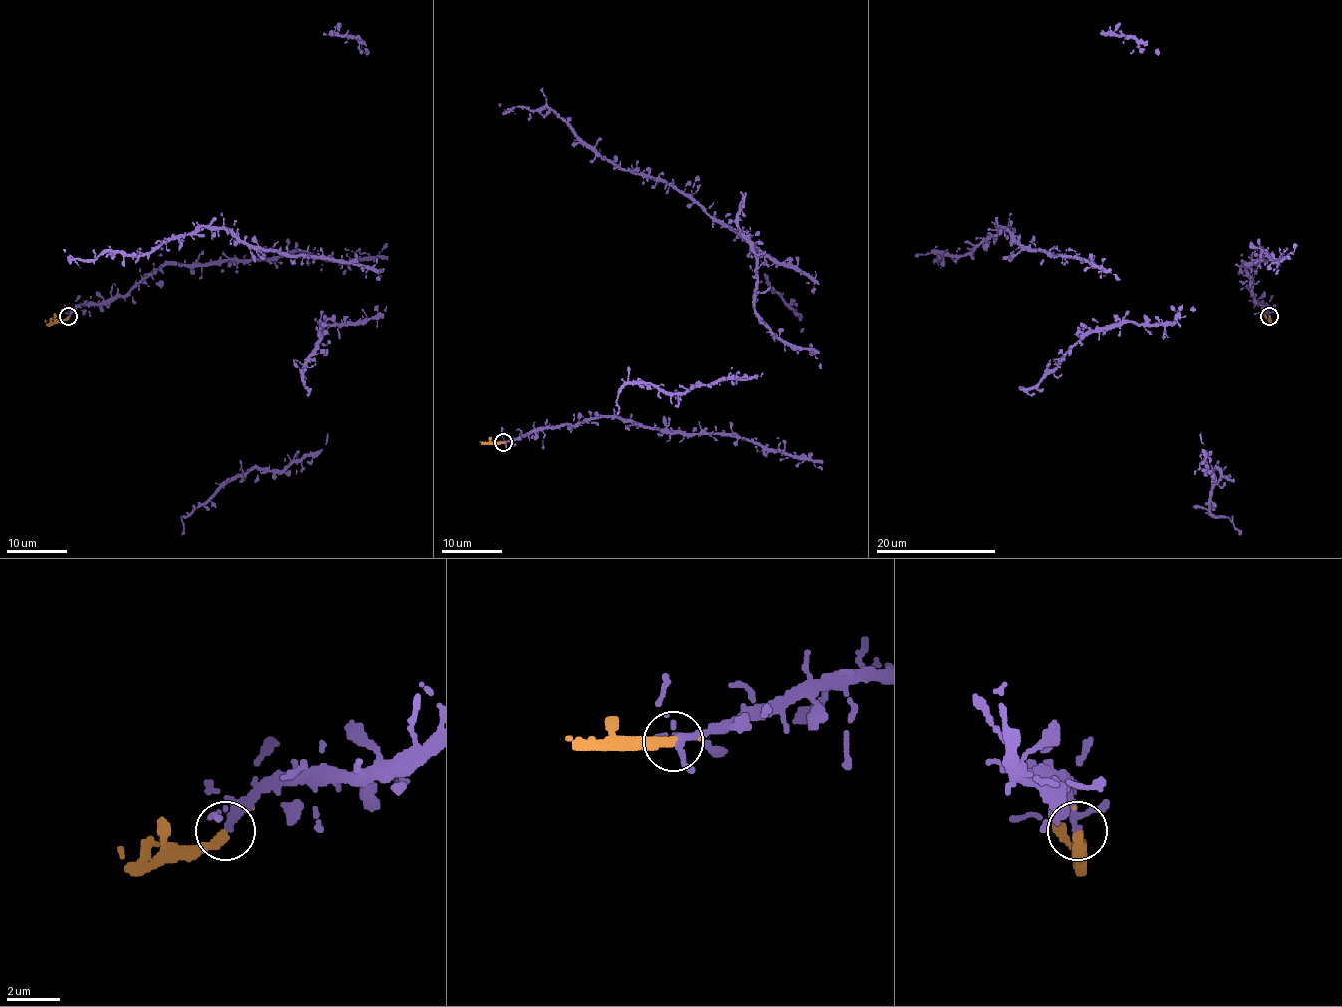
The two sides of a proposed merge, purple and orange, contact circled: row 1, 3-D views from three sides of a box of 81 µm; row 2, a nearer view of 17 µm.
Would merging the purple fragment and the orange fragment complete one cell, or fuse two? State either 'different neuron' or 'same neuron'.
same neuron

